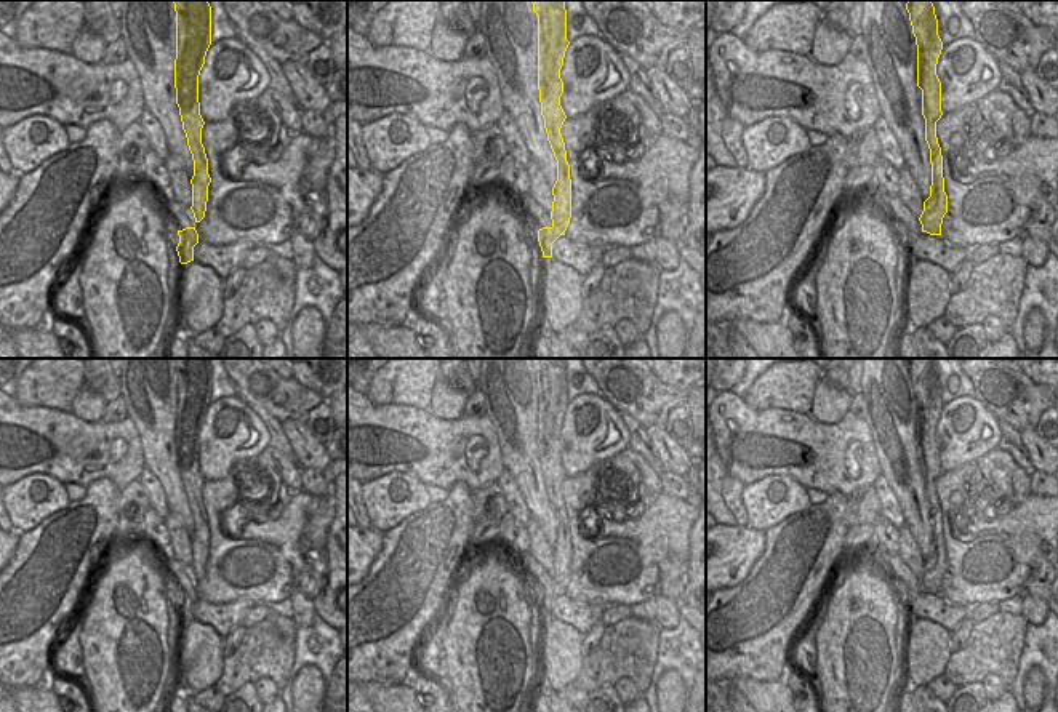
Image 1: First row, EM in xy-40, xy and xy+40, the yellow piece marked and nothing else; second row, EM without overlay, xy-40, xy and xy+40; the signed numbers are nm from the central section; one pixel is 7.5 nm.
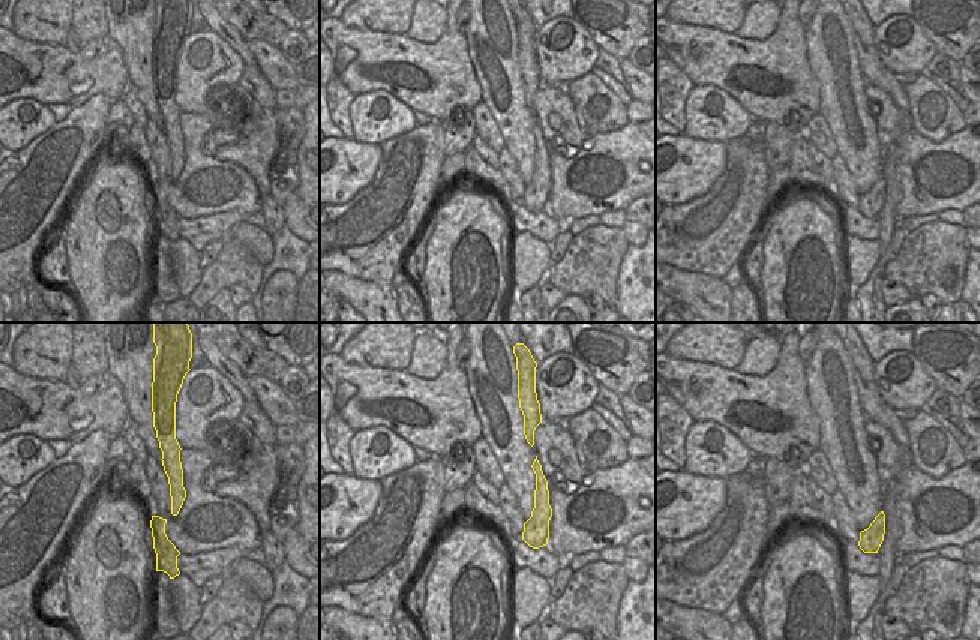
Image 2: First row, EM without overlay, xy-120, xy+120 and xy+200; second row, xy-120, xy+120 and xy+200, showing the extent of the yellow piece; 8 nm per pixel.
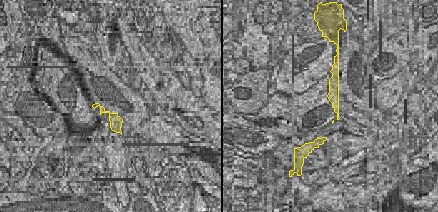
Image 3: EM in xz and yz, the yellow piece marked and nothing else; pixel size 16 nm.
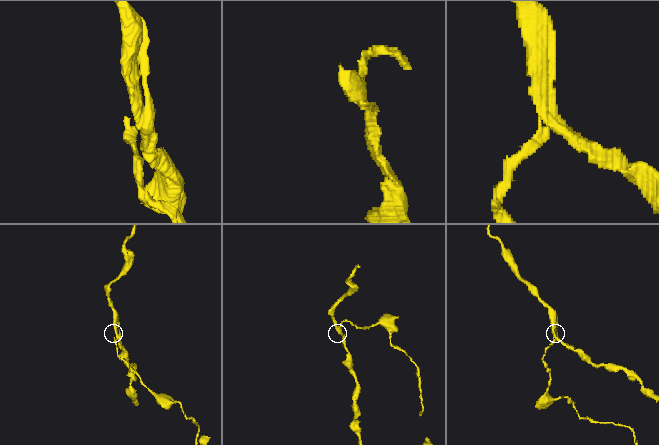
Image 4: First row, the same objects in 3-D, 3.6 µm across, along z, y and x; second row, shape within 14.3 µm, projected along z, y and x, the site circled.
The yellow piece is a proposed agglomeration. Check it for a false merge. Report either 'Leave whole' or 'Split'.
Split

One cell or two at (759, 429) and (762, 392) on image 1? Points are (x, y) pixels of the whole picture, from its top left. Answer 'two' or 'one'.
two

